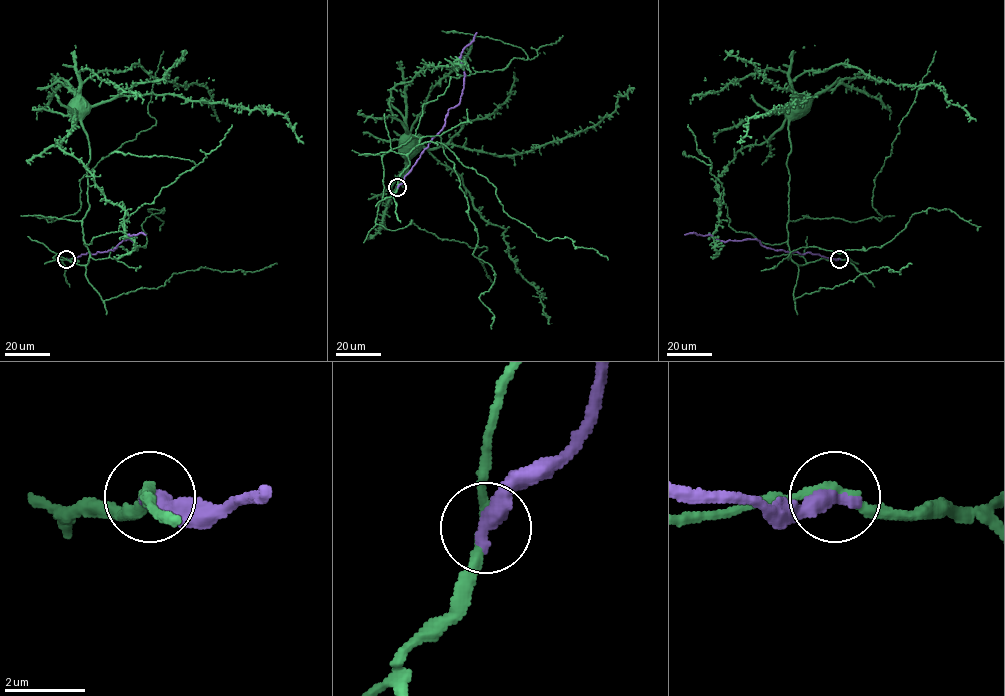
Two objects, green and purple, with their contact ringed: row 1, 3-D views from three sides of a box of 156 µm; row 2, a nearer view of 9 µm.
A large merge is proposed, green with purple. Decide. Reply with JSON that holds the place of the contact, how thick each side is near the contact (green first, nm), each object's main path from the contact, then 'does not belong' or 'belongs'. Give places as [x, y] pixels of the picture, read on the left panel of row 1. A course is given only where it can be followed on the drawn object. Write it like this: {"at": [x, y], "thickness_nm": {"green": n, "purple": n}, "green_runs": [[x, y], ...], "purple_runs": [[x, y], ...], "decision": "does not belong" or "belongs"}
{"at": [66, 259], "thickness_nm": {"green": 240, "purple": 480}, "green_runs": [[67, 259], [86, 265], [89, 257], [82, 227], [89, 206], [89, 142], [76, 119], [76, 109], [80, 108]], "purple_runs": [[67, 259], [114, 250], [124, 240], [133, 242], [128, 235], [146, 235]], "decision": "does not belong"}

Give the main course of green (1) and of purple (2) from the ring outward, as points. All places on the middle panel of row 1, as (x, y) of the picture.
1: (398, 187), (408, 154), (419, 142), (413, 134), (421, 136), (407, 140), (411, 145)
2: (398, 187), (429, 142), (442, 129), (447, 111), (459, 103), (464, 74), (459, 57), (477, 33)

